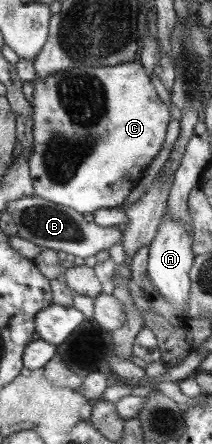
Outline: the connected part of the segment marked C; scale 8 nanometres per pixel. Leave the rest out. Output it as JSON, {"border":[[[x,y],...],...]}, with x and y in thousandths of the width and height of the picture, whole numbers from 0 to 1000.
{"border":[[[571,142],[547,149],[330,153],[255,162],[217,176],[160,176],[151,212],[156,338],[127,356],[137,392],[170,441],[311,462],[396,482],[462,468],[580,466],[585,446],[660,410],[717,356],[764,333],[802,252],[745,221],[708,171],[660,144]]]}

